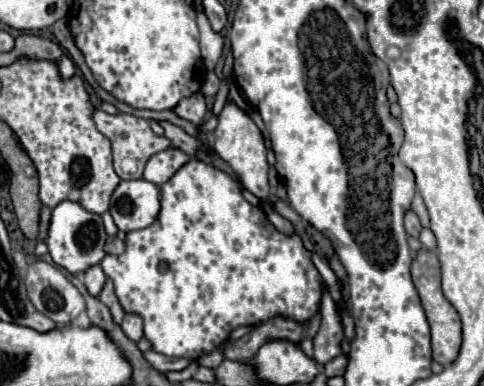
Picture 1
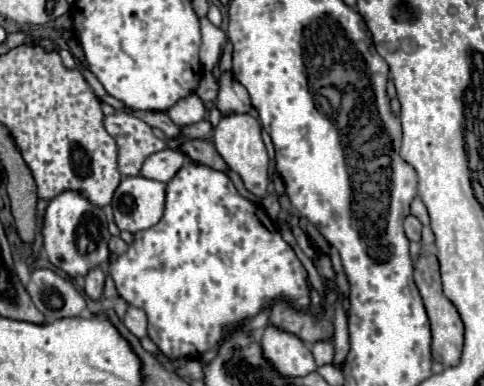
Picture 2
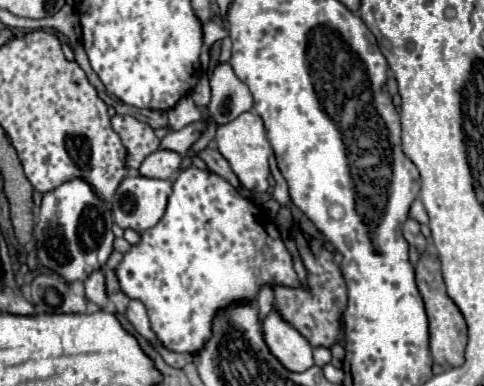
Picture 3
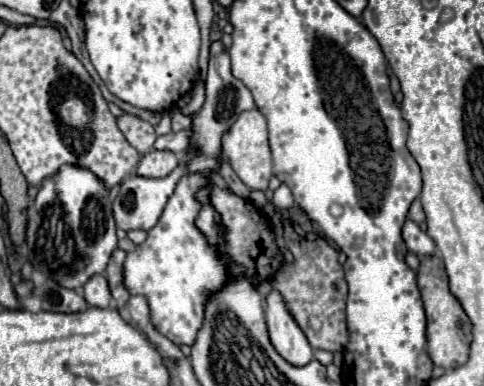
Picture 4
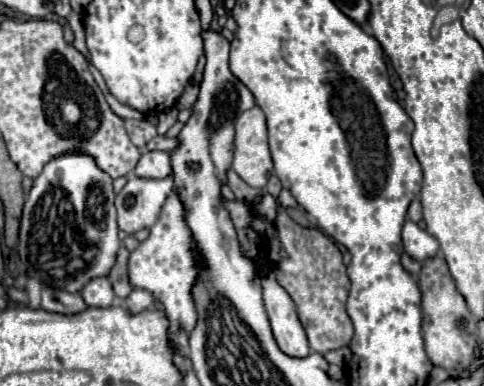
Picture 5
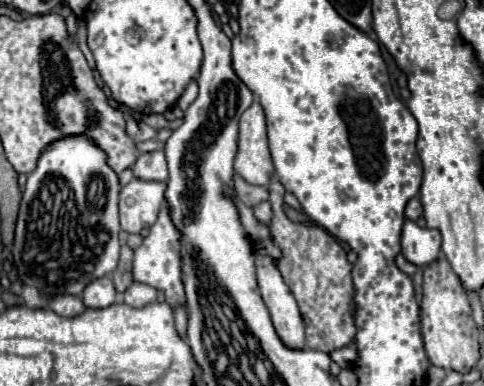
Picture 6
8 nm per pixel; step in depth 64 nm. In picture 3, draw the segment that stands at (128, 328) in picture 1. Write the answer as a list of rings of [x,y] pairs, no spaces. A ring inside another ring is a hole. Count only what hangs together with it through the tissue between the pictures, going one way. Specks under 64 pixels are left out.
[[[130,300],[128,310],[126,310],[126,318],[128,318],[128,322],[134,326],[134,330],[136,330],[140,336],[144,336],[146,340],[154,340],[154,332],[150,330],[148,314],[146,314],[146,308],[144,308],[142,302]]]

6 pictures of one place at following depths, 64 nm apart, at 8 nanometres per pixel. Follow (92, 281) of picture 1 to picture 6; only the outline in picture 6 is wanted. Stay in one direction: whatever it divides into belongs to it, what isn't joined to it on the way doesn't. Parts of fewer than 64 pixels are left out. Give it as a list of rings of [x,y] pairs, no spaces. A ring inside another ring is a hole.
[[[108,276],[98,278],[84,288],[82,300],[86,308],[106,308],[116,302],[116,288]]]

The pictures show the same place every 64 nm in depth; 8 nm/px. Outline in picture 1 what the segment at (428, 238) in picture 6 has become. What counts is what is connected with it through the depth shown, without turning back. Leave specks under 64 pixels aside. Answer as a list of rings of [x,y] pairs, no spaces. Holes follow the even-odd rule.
[[[412,208],[406,212],[404,226],[406,226],[406,232],[408,232],[410,236],[418,238],[418,234],[420,234],[420,230],[422,230],[422,224],[420,224],[420,220],[418,220],[418,216],[416,216],[416,212],[414,212]]]

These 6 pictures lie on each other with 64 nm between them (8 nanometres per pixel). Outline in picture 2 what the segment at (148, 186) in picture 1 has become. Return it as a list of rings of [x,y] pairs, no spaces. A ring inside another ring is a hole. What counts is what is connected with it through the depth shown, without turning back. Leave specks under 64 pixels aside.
[[[144,176],[122,178],[112,198],[112,210],[120,230],[146,230],[162,218],[164,184]]]

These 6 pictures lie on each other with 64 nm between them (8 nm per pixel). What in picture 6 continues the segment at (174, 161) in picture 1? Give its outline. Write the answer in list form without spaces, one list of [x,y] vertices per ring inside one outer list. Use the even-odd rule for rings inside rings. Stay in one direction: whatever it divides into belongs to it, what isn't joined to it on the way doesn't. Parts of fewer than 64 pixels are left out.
[[[154,150],[154,152],[140,154],[136,164],[132,166],[132,172],[140,180],[158,180],[158,182],[168,180],[168,164],[164,152]]]

